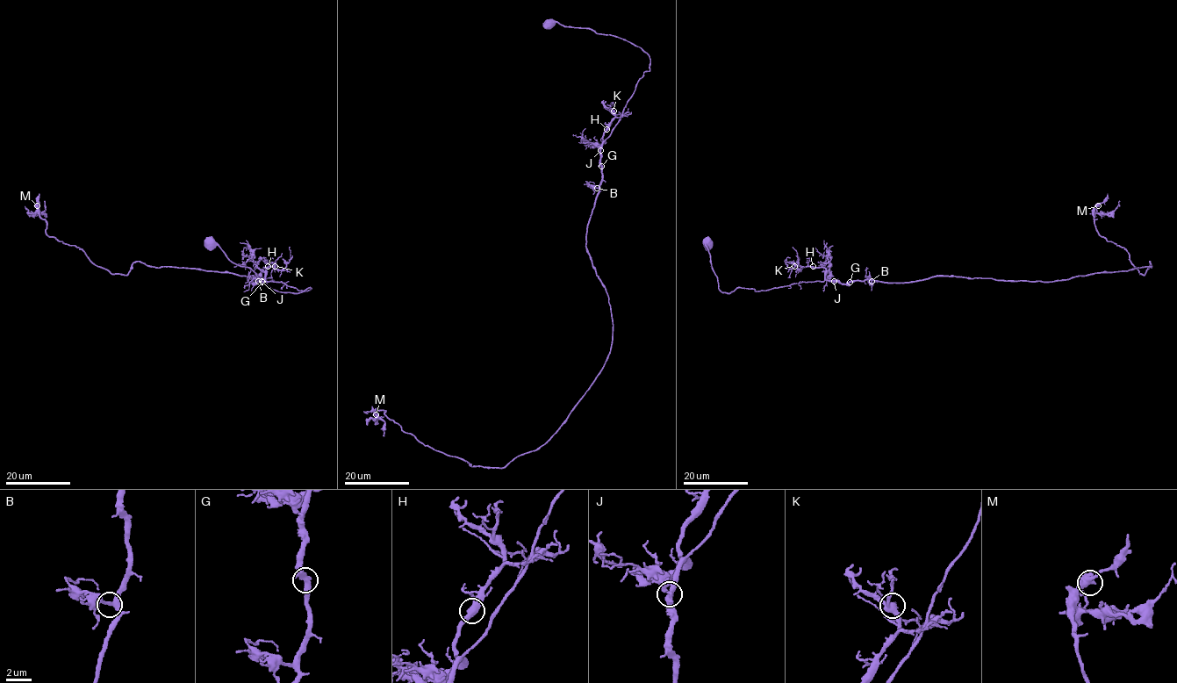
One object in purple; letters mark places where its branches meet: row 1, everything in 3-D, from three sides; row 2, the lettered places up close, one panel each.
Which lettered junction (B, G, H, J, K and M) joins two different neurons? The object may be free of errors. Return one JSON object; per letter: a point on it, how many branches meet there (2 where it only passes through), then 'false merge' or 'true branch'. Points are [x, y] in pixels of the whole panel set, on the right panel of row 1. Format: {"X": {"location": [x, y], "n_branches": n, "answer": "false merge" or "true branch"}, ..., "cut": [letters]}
{"B": {"location": [871, 281], "n_branches": 3, "answer": "true branch"}, "G": {"location": [850, 282], "n_branches": 2, "answer": "true branch"}, "H": {"location": [813, 266], "n_branches": 2, "answer": "true branch"}, "J": {"location": [834, 281], "n_branches": 2, "answer": "true branch"}, "K": {"location": [794, 266], "n_branches": 4, "answer": "true branch"}, "M": {"location": [1098, 205], "n_branches": 2, "answer": "true branch"}, "cut": []}

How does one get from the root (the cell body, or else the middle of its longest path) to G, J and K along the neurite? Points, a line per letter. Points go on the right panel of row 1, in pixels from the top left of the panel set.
G: (707, 245), (711, 244), (705, 246), (722, 292), (729, 293), (737, 287), (765, 291), (801, 282), (850, 282)
J: (707, 245), (711, 244), (705, 246), (722, 292), (729, 293), (737, 287), (765, 291), (801, 282), (834, 281)
K: (707, 245), (722, 292), (737, 287), (765, 291), (825, 279), (823, 267), (794, 266)

